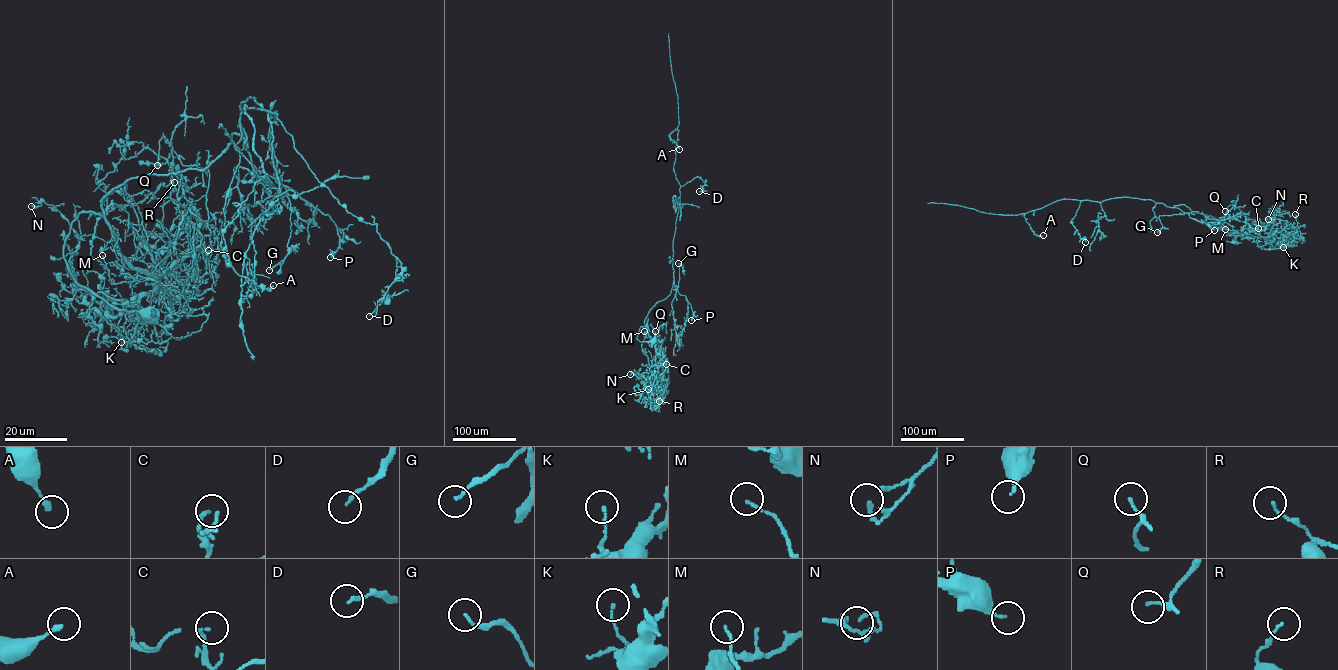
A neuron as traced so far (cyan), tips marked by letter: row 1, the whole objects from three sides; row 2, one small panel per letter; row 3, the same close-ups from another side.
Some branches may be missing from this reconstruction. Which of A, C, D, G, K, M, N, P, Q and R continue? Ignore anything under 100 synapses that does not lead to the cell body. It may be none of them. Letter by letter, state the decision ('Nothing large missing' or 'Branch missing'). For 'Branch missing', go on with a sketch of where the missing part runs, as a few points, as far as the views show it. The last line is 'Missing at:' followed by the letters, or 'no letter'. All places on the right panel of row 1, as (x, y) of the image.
A: Nothing large missing
C: Nothing large missing
D: Nothing large missing
G: Nothing large missing
K: Nothing large missing
M: Nothing large missing
N: Nothing large missing
P: Nothing large missing
Q: Nothing large missing
R: Nothing large missing
Missing at: no letter

